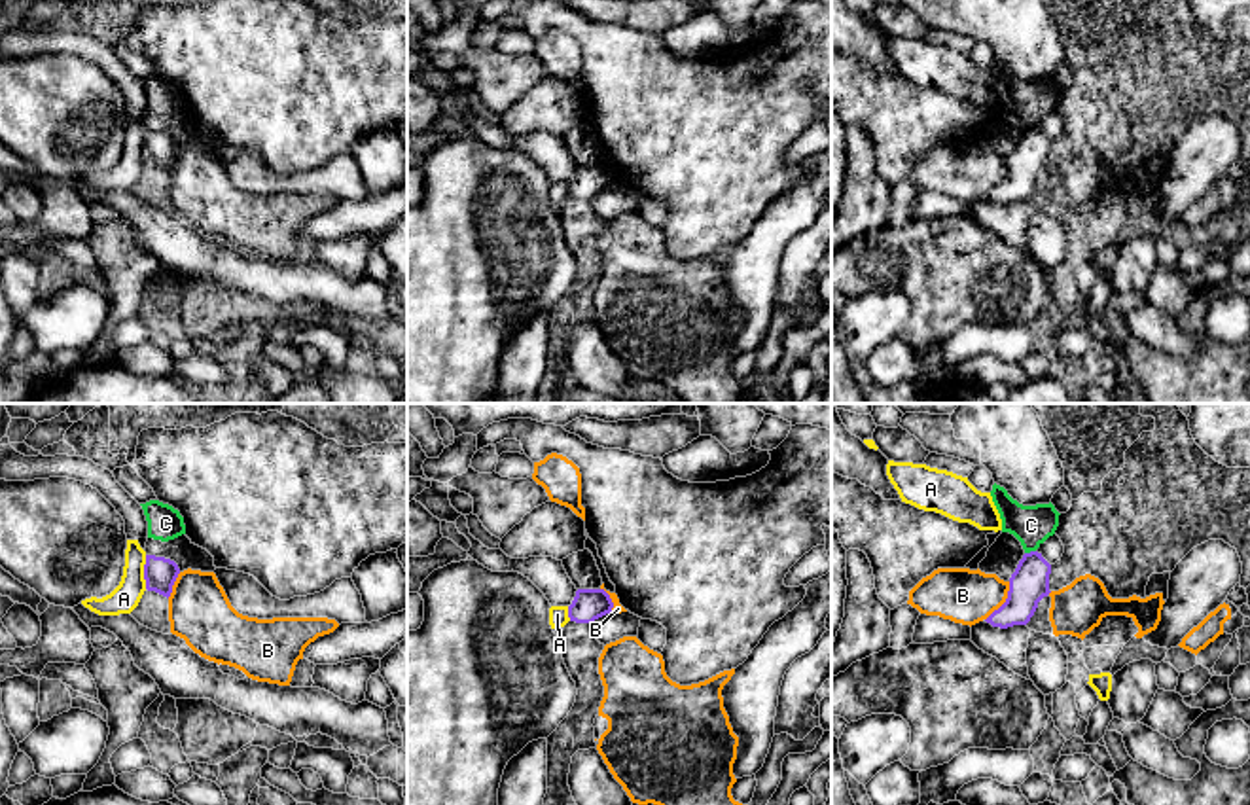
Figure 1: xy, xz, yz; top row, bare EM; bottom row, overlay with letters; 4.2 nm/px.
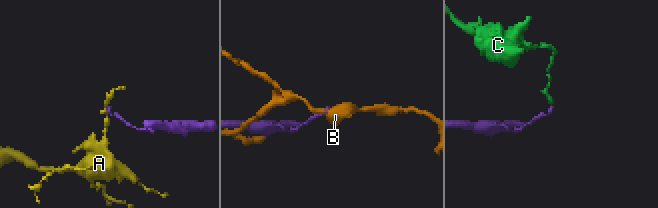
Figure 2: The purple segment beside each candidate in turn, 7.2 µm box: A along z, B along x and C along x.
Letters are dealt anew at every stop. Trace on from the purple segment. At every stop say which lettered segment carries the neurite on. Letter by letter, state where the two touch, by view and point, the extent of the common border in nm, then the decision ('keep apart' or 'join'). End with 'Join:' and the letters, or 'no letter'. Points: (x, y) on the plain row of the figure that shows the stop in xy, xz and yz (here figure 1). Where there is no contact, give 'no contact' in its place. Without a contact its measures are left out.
A: xy (144, 148) | 140 nm | keep apart
B: yz (1006, 177) | 200 nm | keep apart
C: yz (1031, 127) | 50 nm | keep apart
Join: no letter

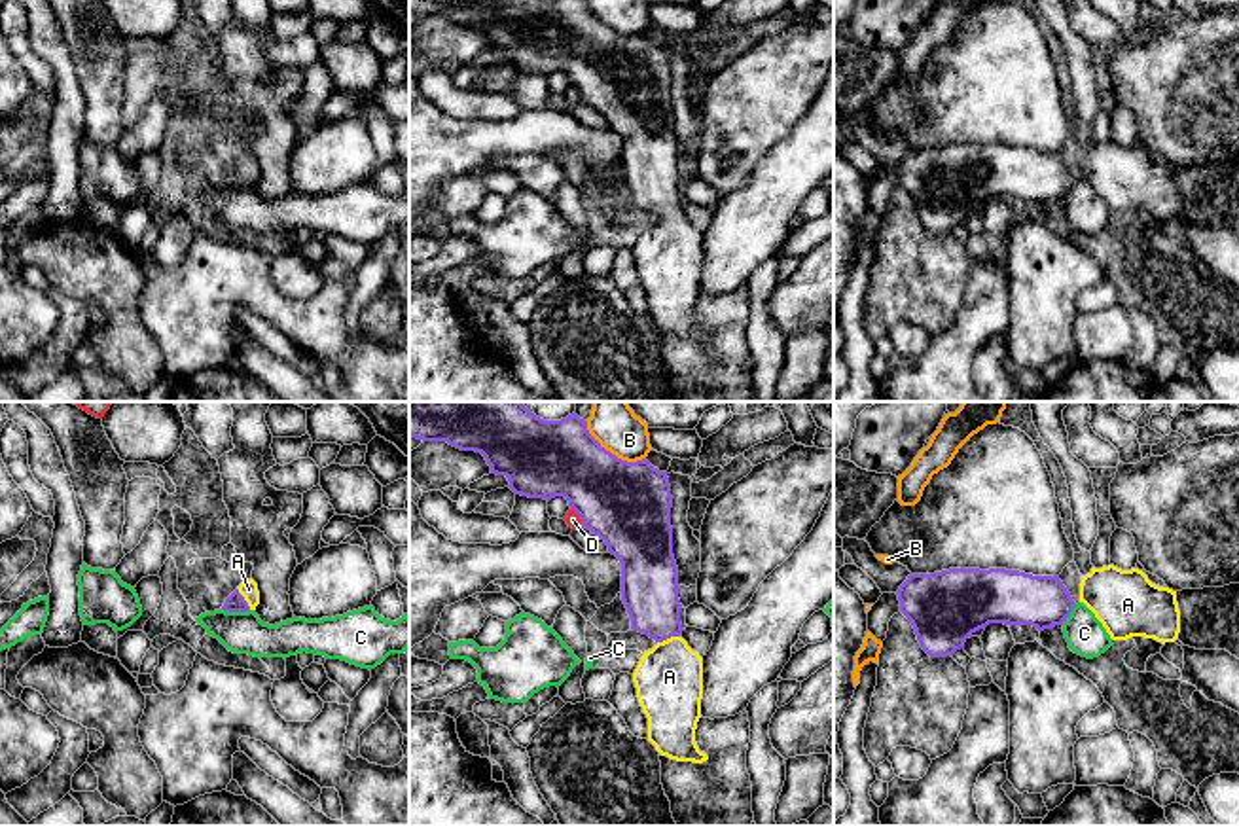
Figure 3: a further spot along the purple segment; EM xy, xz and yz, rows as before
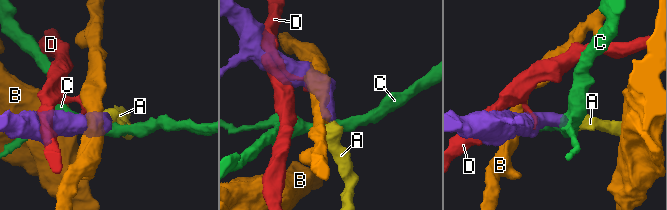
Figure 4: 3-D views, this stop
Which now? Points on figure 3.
A: xz (667, 213) | 100 nm | join
B: xz (614, 31) | 300 nm | keep apart
C: xy (235, 186) | 120 nm | keep apart
D: xz (580, 93) | 90 nm | keep apart
Join: A

